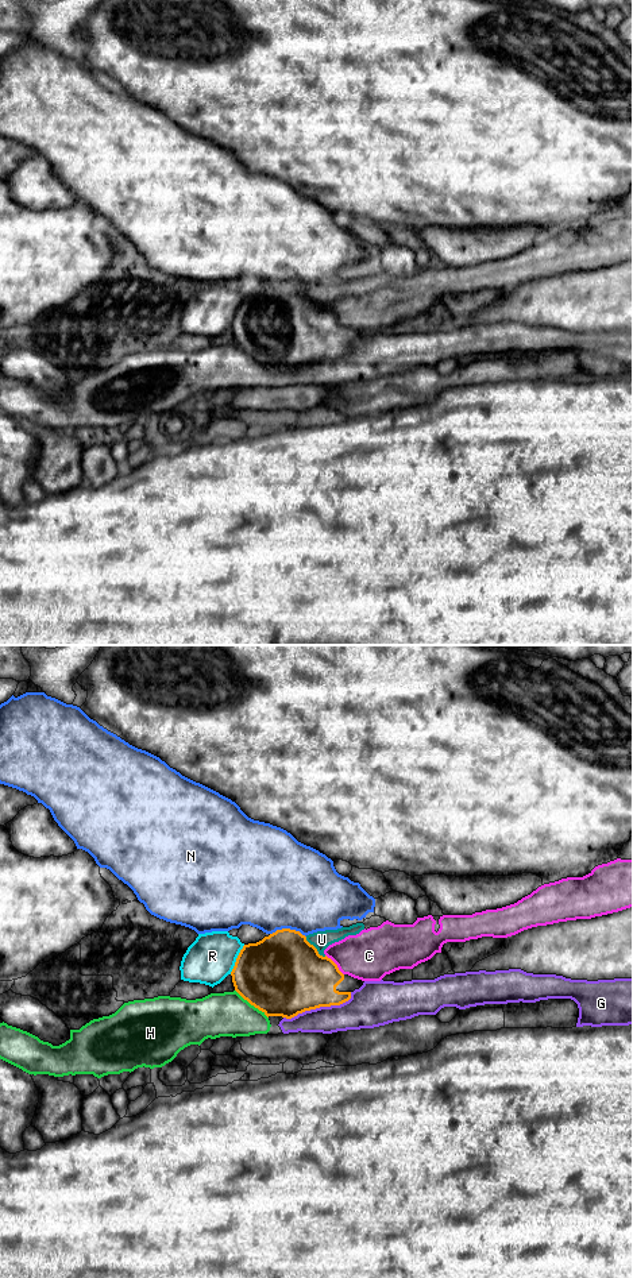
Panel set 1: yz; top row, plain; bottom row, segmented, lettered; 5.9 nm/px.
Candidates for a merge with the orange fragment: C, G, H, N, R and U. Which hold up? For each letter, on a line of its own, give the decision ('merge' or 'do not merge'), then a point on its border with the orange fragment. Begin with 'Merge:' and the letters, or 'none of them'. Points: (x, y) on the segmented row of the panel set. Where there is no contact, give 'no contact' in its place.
Merge: none of them
C: do not merge | yz (336, 965)
G: do not merge | yz (319, 1007)
H: do not merge | yz (251, 1004)
N: do not merge | yz (288, 929)
R: do not merge | yz (236, 960)
U: do not merge | yz (316, 949)

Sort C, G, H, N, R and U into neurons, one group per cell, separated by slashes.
C U / G H / N / R

